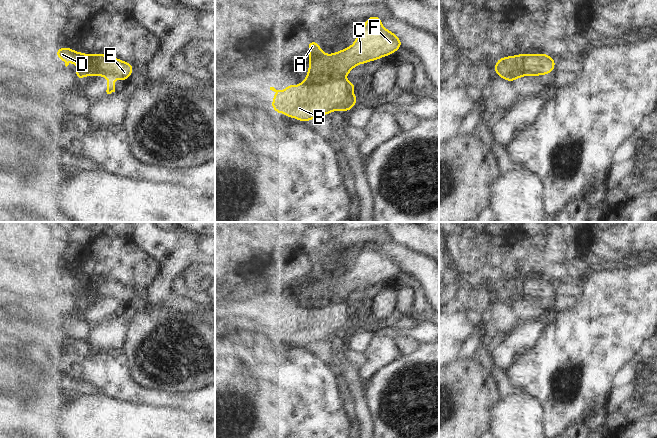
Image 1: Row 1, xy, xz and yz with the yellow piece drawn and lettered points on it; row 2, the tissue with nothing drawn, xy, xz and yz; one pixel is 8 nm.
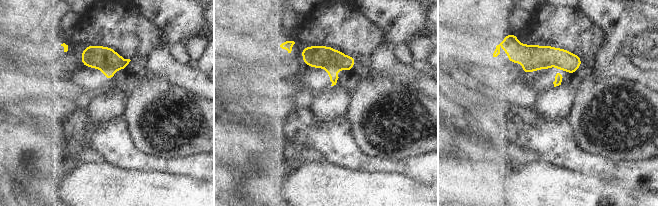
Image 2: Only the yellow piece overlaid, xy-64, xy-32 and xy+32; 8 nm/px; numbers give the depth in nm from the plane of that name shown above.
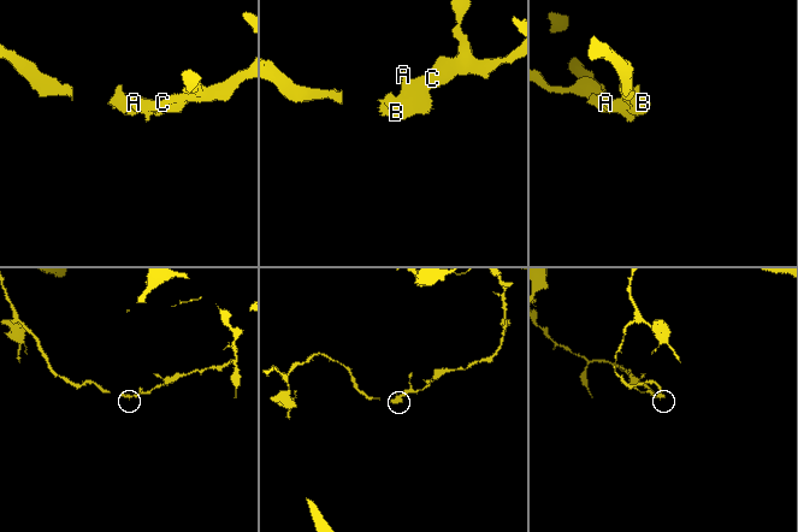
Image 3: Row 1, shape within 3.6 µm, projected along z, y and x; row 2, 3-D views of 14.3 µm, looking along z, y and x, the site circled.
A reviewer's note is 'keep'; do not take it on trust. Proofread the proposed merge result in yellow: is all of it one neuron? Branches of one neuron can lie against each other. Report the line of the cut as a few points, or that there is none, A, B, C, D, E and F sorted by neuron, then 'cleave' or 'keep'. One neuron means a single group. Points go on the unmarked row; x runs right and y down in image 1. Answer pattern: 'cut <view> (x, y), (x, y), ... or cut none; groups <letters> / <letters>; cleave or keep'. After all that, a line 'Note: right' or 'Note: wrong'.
cut xy (88, 278), (102, 292), (112, 295), (116, 299); groups A C F / B D E; cleave
Note: wrong

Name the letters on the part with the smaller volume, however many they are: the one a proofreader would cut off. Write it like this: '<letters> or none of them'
A, C, F

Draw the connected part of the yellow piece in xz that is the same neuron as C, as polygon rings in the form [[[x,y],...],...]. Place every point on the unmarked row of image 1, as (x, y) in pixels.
[[[371,239],[365,245],[354,267],[347,272],[332,278],[325,278],[317,265],[307,265],[307,269],[309,273],[309,292],[306,301],[314,308],[327,309],[346,301],[357,289],[395,278],[402,271],[402,265],[395,257],[383,251],[380,240]]]

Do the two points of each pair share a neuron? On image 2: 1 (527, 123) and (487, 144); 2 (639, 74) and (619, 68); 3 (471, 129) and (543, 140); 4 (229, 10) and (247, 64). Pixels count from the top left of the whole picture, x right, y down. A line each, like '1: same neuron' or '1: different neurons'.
1: different neurons
2: same neuron
3: same neuron
4: same neuron

